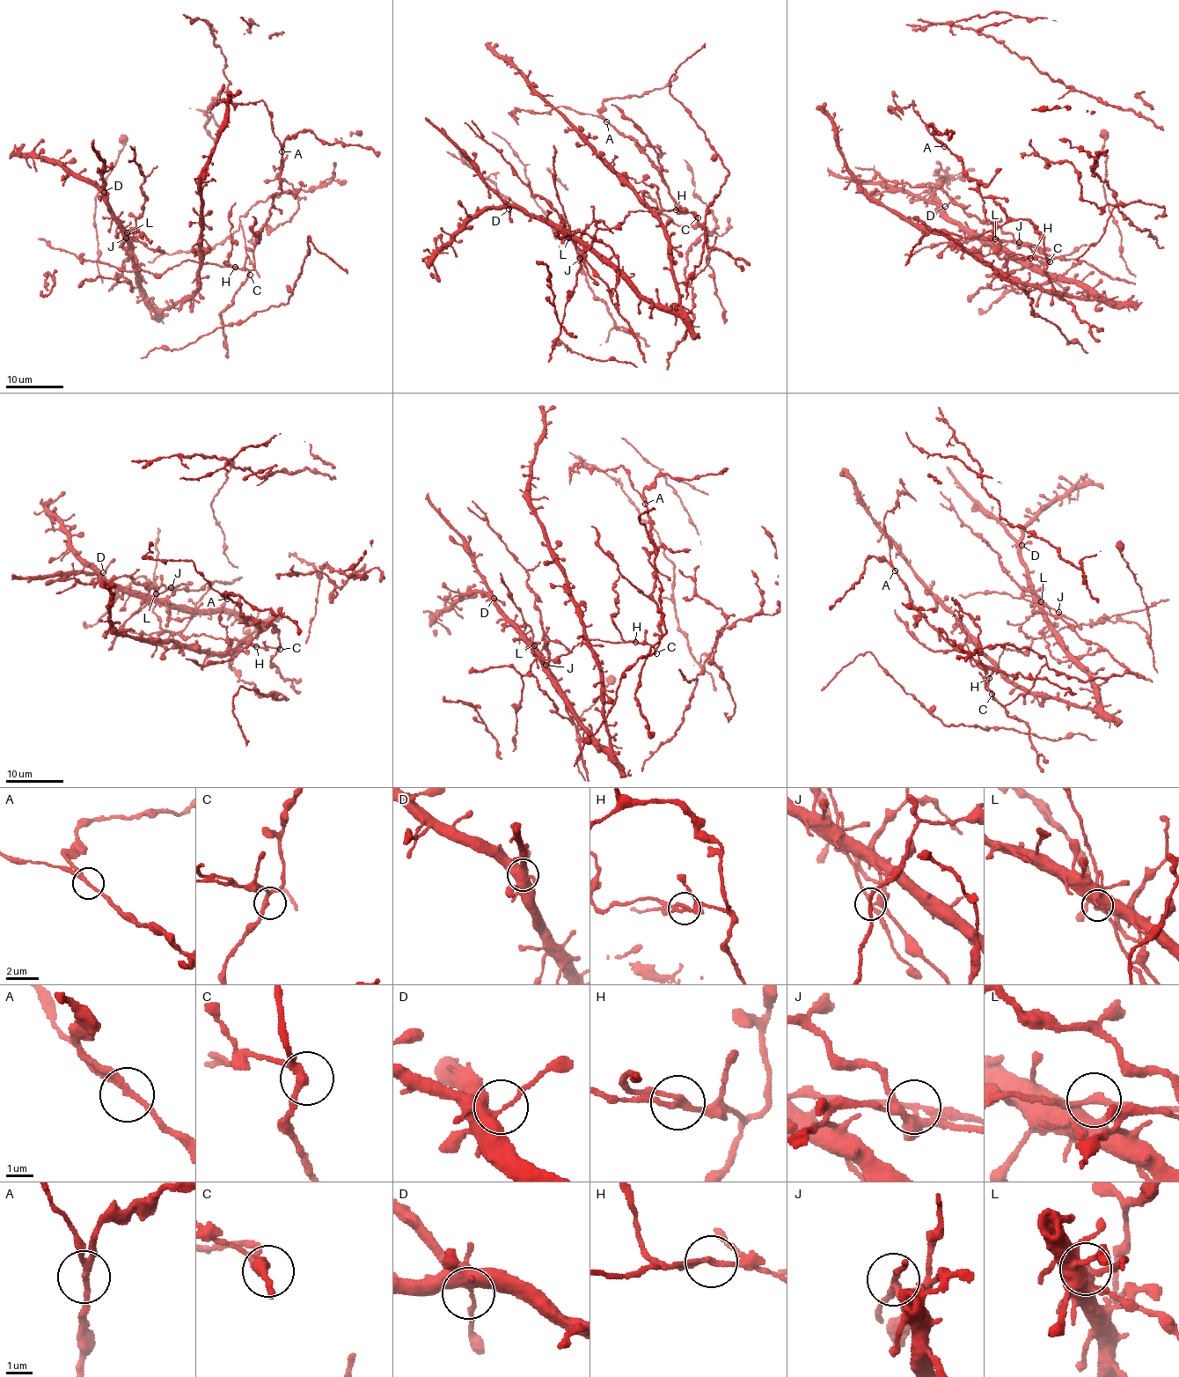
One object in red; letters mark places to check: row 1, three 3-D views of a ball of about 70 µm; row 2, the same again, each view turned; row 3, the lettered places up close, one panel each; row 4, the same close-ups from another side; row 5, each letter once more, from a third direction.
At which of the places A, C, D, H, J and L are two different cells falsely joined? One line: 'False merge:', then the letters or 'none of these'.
False merge: H, J, L

